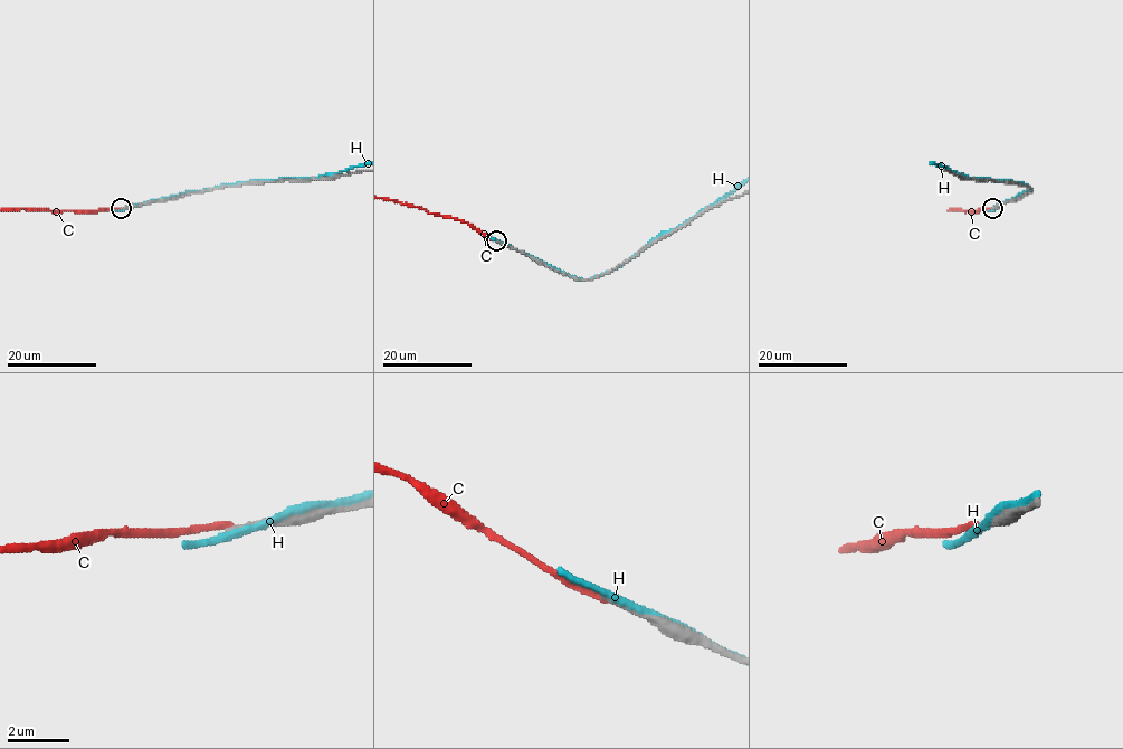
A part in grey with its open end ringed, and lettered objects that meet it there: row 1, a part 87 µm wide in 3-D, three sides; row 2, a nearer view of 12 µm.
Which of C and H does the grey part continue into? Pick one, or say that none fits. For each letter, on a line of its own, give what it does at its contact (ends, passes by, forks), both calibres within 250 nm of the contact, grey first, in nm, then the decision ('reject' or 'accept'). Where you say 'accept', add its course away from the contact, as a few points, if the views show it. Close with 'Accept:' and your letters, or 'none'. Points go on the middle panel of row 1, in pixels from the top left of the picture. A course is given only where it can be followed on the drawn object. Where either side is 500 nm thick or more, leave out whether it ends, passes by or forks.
C: it ends | 180/200 nm | reject
H: it passes by | 360/200 nm | reject
Accept: none

